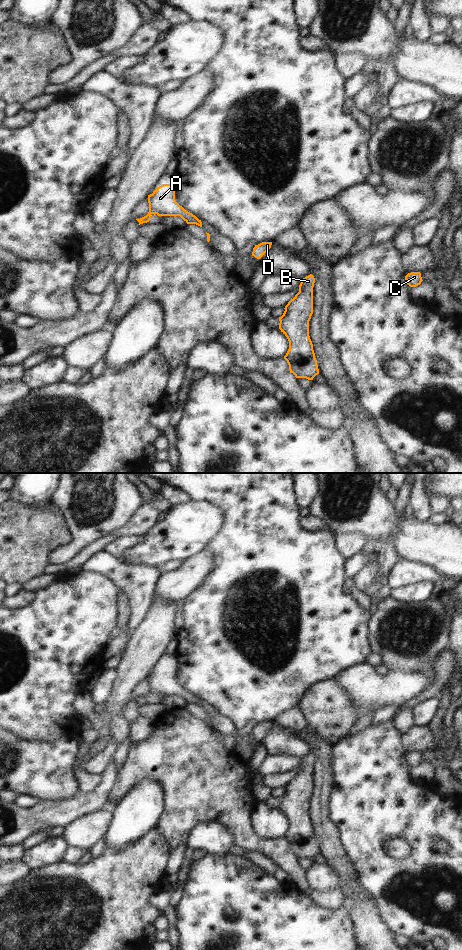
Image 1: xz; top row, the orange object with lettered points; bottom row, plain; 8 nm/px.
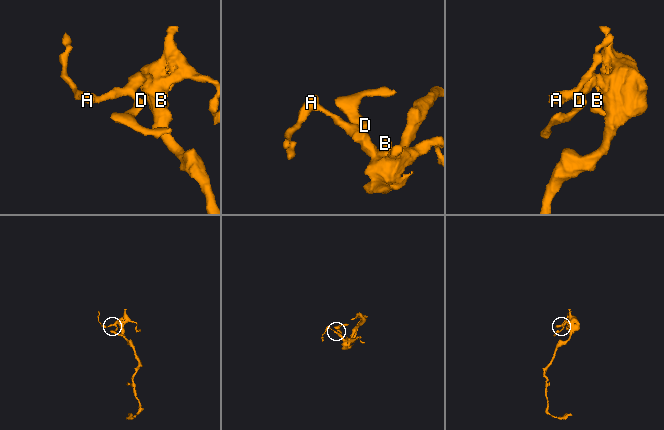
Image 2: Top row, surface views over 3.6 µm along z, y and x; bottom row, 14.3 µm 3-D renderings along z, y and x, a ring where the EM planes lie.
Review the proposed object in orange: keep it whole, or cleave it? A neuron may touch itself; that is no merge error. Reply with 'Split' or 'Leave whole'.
Leave whole.

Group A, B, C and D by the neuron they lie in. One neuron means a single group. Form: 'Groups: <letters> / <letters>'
Groups: A B C D.

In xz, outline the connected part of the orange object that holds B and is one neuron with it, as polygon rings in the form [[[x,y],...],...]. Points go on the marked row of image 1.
[[[312,274],[301,280],[299,292],[285,306],[285,311],[279,317],[279,329],[289,341],[289,349],[284,359],[289,365],[289,370],[296,378],[306,378],[313,380],[319,374],[317,360],[313,350],[313,344],[309,336],[309,321],[313,314],[313,287],[315,278]]]

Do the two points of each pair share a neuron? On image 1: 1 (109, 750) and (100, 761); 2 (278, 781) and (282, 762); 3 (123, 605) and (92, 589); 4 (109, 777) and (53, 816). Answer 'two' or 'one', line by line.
1: one
2: two
3: two
4: one

